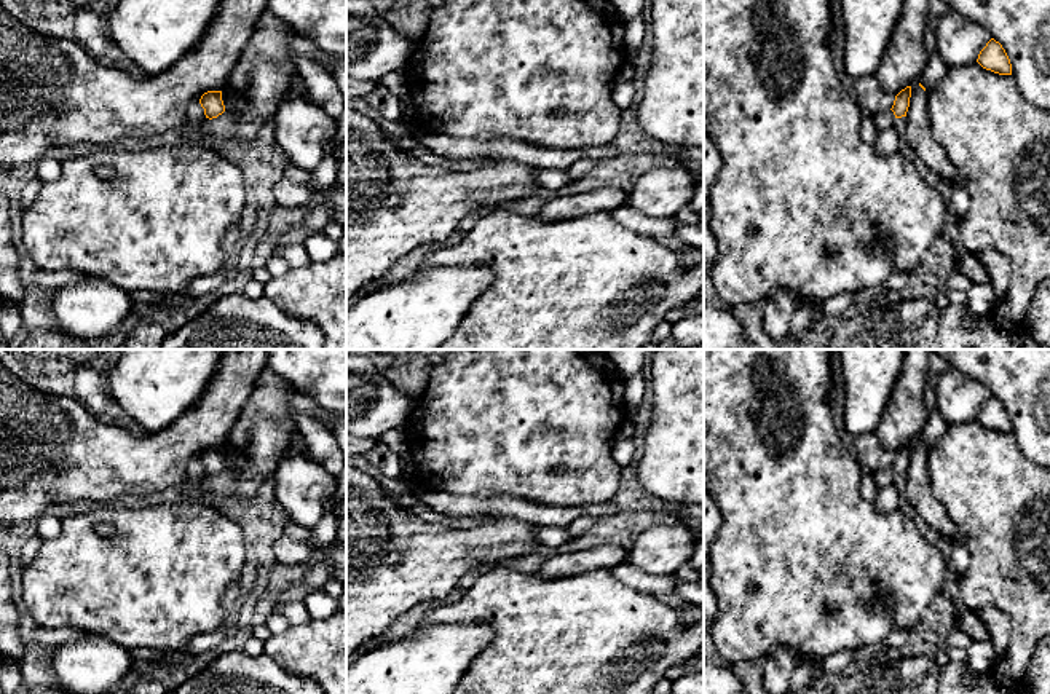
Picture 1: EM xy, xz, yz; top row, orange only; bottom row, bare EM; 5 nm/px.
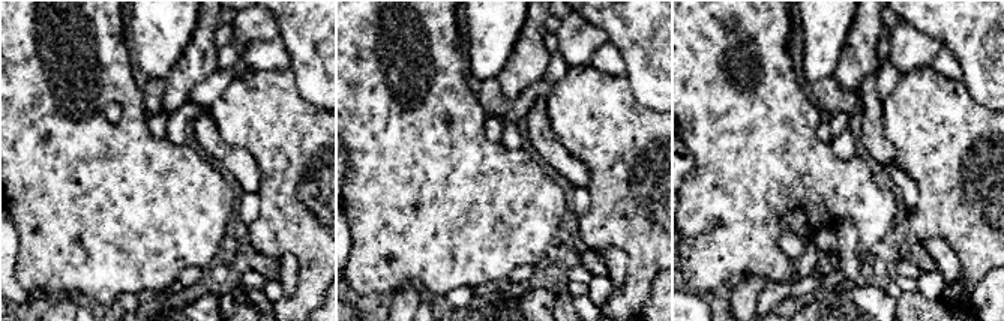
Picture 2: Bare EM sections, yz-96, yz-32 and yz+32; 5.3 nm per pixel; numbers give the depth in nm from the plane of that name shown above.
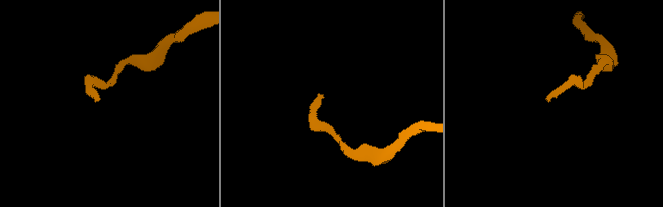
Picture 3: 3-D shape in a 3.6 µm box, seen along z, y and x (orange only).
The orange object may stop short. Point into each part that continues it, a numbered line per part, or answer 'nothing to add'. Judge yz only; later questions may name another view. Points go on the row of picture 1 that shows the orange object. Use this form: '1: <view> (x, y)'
1: yz (884, 120)

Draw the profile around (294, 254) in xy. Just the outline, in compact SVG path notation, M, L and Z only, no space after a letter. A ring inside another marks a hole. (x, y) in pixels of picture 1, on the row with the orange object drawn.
M279 244L273 257L282 257L290 266L305 266L313 263L302 244Z

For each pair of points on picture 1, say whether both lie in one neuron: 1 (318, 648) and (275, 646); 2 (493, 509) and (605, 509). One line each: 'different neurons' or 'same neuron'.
1: same neuron
2: same neuron

